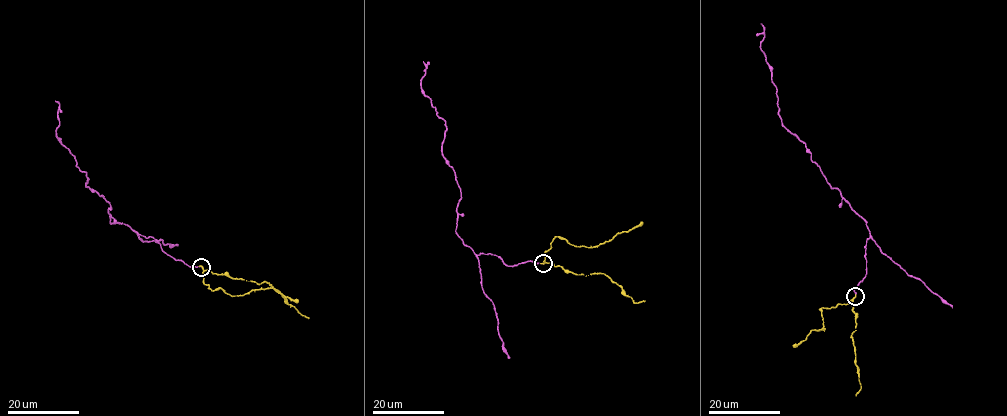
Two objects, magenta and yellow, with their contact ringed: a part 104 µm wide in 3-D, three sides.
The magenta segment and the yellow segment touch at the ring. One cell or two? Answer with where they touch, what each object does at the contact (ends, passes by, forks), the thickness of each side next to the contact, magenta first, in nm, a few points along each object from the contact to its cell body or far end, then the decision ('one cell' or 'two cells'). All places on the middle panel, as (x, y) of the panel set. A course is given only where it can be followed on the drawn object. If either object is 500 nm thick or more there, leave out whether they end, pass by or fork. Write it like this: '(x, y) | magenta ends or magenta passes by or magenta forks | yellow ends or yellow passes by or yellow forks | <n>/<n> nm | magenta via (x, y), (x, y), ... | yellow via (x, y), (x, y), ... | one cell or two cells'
(543, 263) | magenta ends | yellow ends | 80/280 nm | magenta via (543, 263), (510, 266), (477, 254), (456, 232), (461, 189), (442, 153), (445, 122), (420, 85), (423, 61) | yellow via (543, 263), (545, 252), (555, 237), (564, 238), (574, 246), (597, 246), (643, 222) | one cell

